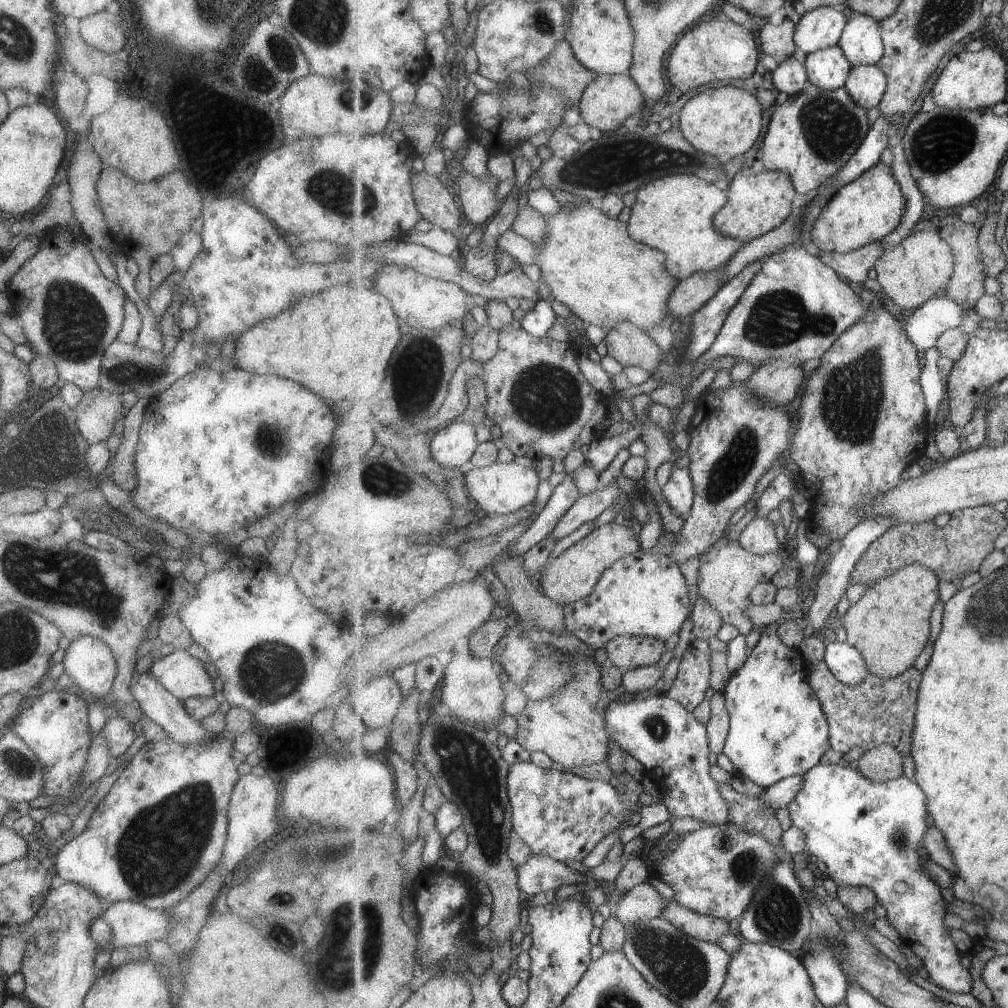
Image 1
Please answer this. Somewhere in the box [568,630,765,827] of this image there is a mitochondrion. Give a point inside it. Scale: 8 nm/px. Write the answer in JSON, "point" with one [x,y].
{"point":[657,726]}

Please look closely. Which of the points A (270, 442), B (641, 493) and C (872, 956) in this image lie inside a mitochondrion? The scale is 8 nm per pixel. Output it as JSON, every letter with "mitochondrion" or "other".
{"A":"mitochondrion","B":"other","C":"mitochondrion"}

